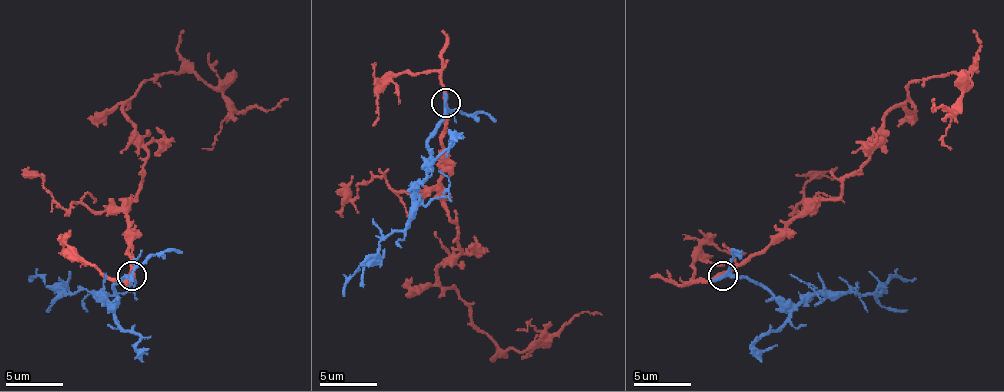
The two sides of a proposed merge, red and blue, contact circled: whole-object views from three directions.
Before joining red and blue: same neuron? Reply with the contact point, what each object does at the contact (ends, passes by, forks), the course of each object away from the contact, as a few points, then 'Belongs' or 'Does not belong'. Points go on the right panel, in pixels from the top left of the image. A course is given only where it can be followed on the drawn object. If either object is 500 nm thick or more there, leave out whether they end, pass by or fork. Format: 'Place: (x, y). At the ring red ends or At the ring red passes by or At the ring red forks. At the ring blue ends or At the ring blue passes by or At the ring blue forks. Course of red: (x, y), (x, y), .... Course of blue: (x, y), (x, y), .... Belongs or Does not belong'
Place: (723, 276). At the ring red passes by. At the ring blue forks. Course of red: (723, 273), (760, 253), (818, 202), (835, 199), (912, 82), (969, 73), (955, 110), (932, 110), (935, 99). Course of blue: (723, 276), (740, 276), (798, 302), (815, 293), (872, 293), (895, 276), (906, 279), (915, 276). Does not belong

